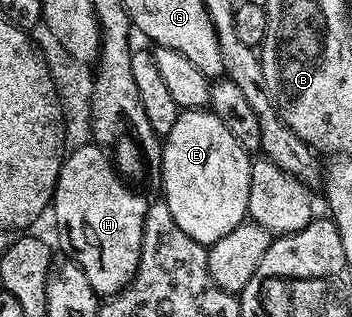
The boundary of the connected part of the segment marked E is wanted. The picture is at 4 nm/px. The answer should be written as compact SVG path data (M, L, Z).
M186 109L179 114L176 125L172 125L169 135L165 136L162 148L162 187L166 190L164 202L172 209L172 217L188 237L198 243L215 243L224 233L232 233L247 218L248 193L250 192L251 156L232 137L218 116L206 109Z

